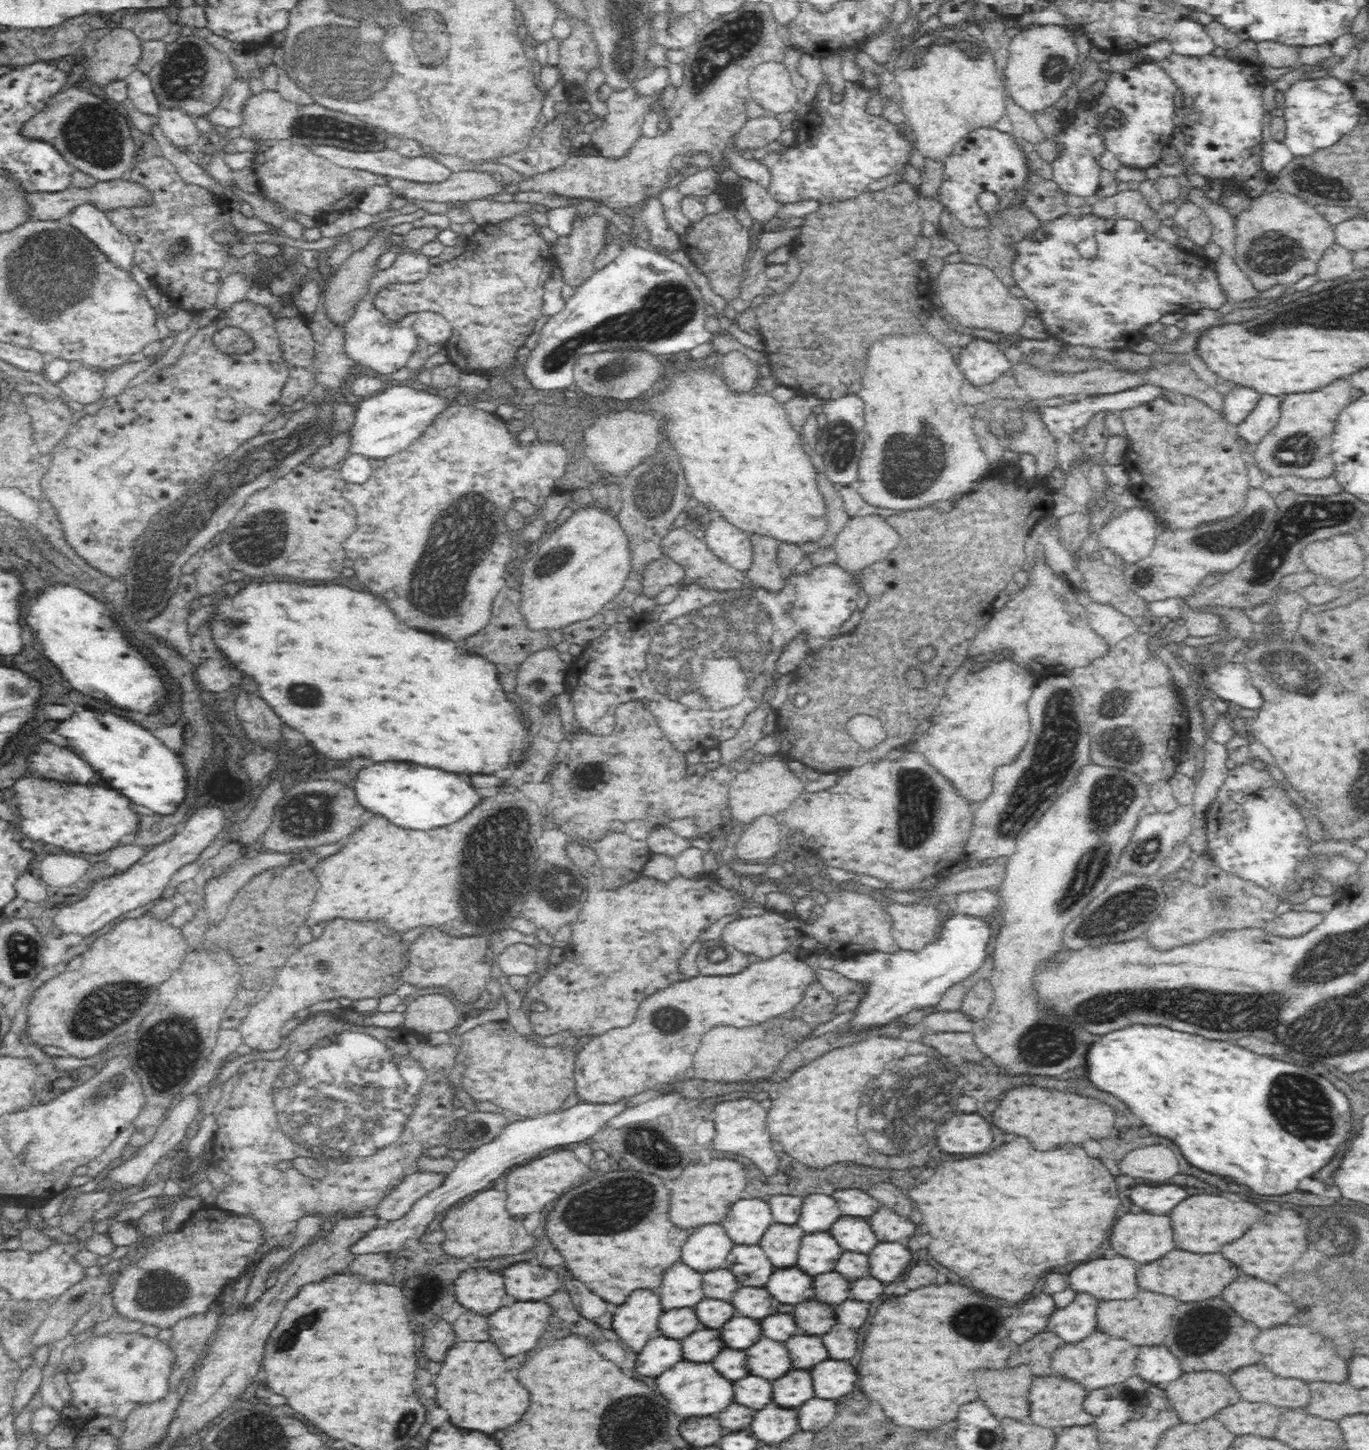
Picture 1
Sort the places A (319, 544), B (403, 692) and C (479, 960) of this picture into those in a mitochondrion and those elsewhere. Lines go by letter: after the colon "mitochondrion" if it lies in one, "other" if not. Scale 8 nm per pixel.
A: other
B: other
C: other

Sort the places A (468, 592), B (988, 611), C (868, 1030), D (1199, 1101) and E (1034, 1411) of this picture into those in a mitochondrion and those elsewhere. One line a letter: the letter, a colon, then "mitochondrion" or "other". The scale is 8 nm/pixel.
A: mitochondrion
B: other
C: other
D: other
E: other

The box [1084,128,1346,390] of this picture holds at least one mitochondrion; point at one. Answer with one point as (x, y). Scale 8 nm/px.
(1272, 254)

